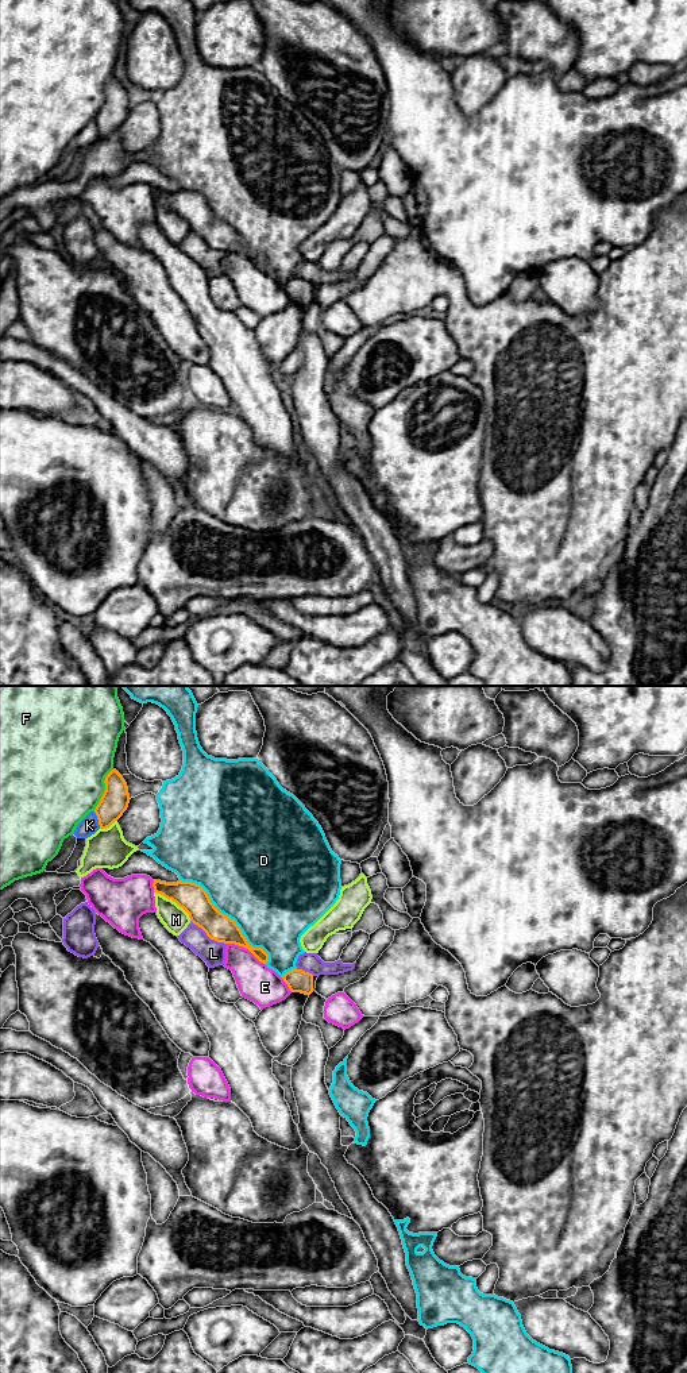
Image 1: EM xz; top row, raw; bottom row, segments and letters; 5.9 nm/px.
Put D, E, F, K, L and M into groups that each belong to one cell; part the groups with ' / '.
D / E / F / K / L / M

